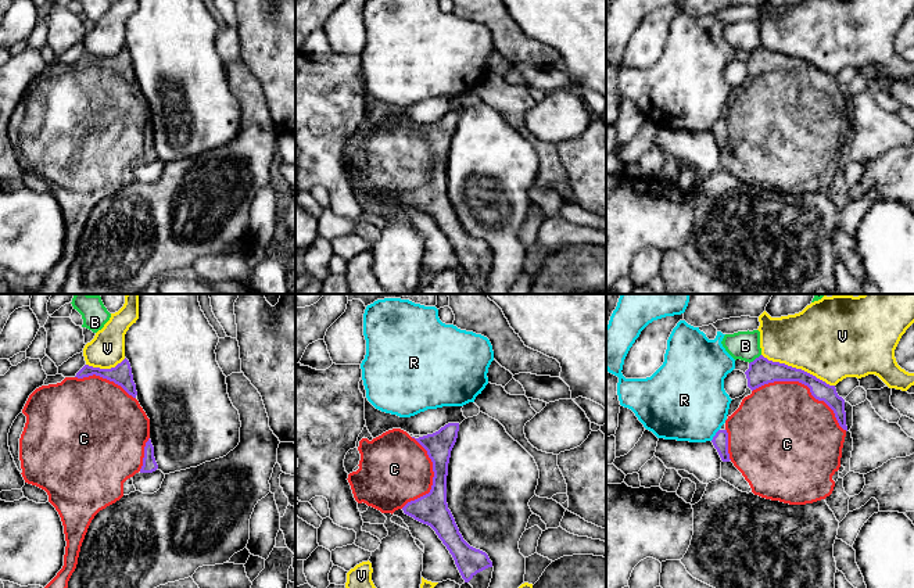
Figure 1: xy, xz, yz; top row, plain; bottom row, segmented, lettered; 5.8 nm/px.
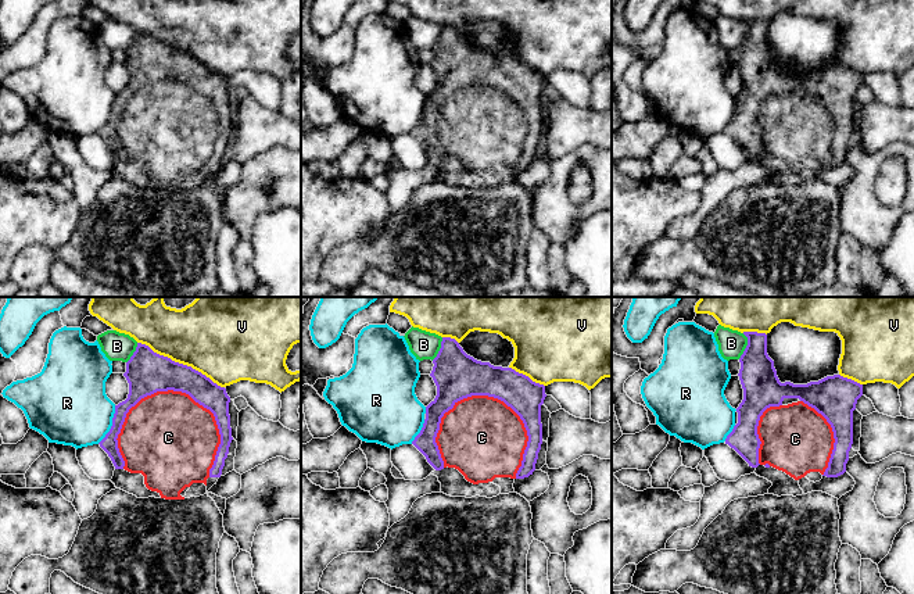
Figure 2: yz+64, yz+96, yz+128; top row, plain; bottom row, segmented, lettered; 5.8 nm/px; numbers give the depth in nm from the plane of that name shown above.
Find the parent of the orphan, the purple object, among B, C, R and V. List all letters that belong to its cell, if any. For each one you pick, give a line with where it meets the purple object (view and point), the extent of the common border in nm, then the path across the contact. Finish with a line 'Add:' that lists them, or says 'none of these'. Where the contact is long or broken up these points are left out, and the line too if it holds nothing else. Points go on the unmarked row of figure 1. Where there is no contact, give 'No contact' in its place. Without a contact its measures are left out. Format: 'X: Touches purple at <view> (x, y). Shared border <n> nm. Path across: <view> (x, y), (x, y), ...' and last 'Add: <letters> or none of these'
C: Touches purple at yz (805, 74). Shared border 600 nm
Add: C

